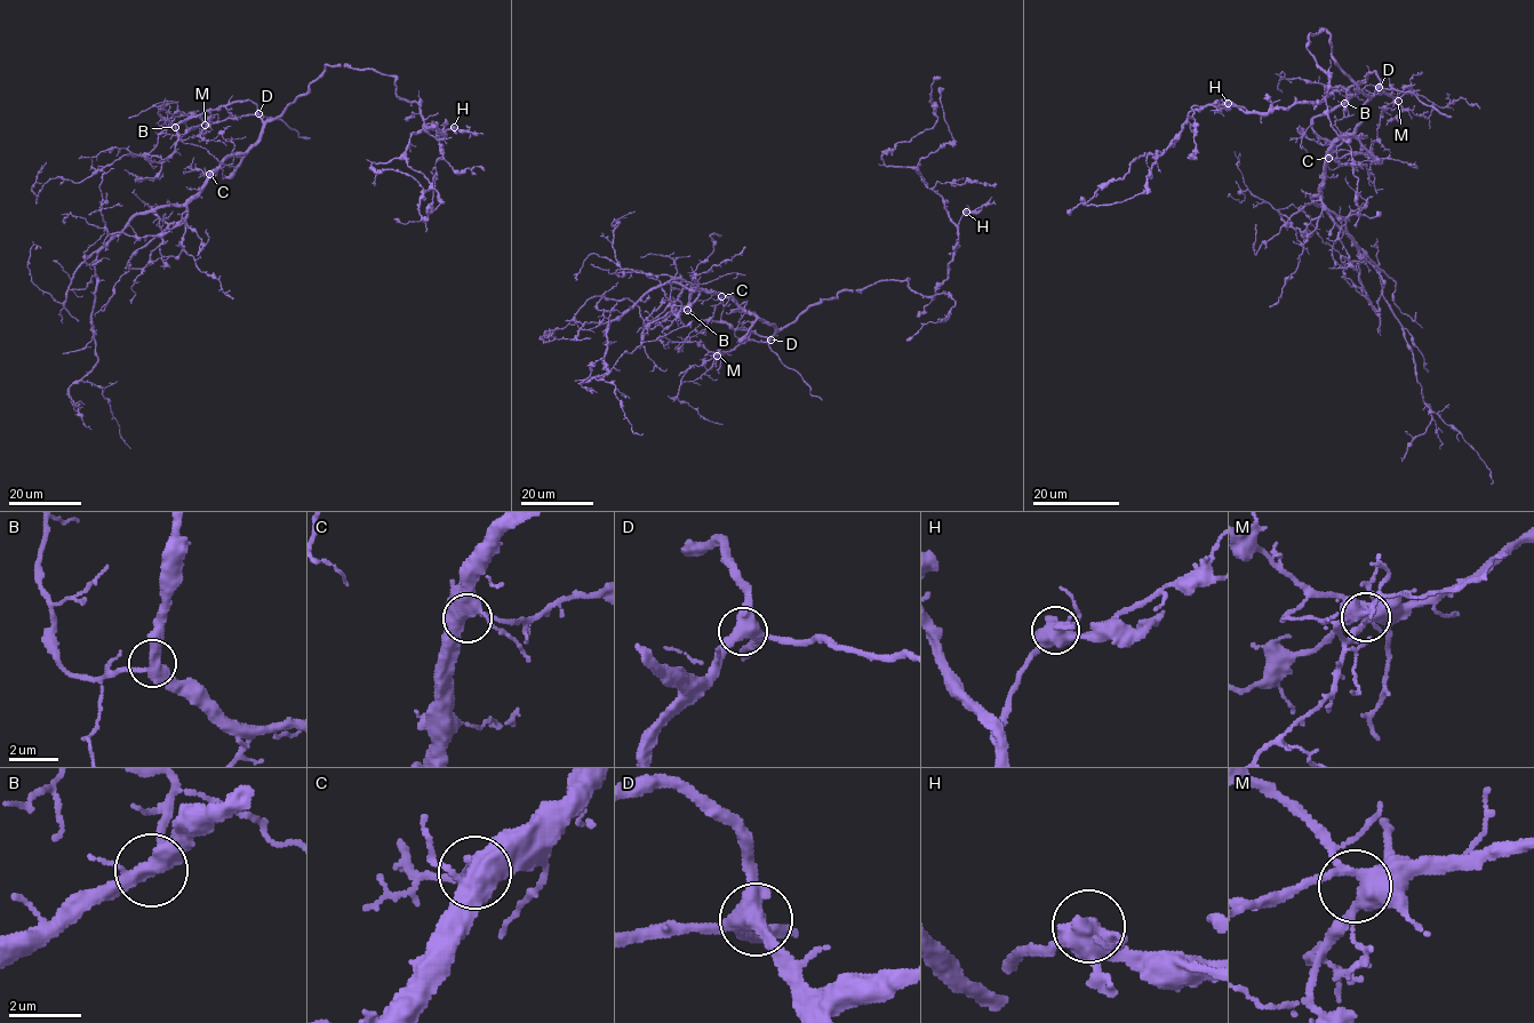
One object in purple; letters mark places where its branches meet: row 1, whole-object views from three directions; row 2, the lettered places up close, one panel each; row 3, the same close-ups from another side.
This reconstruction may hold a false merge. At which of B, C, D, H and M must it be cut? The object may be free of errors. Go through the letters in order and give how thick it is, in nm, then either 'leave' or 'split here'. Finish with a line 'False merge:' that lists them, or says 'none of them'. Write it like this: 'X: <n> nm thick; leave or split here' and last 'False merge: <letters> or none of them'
B: 380 nm thick; leave
C: 500 nm thick; leave
D: 480 nm thick; leave
H: 460 nm thick; leave
M: 420 nm thick; leave
False merge: none of them

